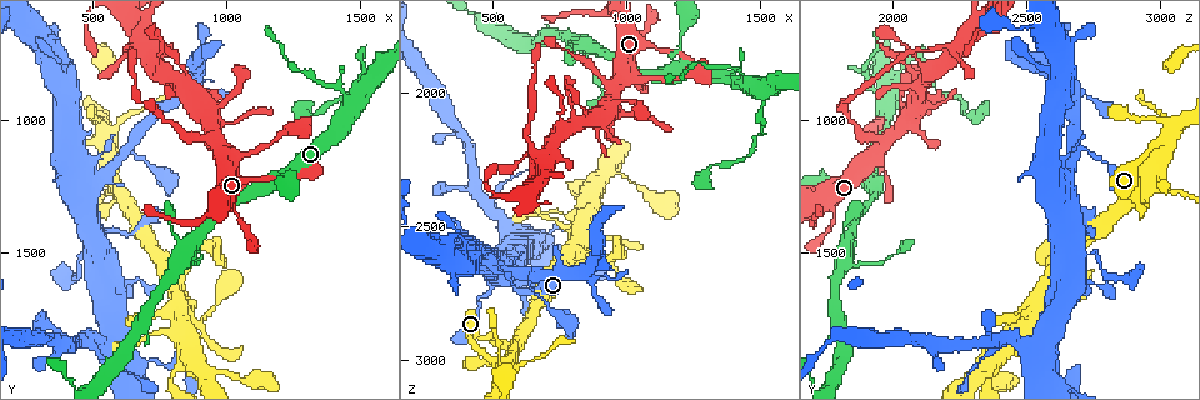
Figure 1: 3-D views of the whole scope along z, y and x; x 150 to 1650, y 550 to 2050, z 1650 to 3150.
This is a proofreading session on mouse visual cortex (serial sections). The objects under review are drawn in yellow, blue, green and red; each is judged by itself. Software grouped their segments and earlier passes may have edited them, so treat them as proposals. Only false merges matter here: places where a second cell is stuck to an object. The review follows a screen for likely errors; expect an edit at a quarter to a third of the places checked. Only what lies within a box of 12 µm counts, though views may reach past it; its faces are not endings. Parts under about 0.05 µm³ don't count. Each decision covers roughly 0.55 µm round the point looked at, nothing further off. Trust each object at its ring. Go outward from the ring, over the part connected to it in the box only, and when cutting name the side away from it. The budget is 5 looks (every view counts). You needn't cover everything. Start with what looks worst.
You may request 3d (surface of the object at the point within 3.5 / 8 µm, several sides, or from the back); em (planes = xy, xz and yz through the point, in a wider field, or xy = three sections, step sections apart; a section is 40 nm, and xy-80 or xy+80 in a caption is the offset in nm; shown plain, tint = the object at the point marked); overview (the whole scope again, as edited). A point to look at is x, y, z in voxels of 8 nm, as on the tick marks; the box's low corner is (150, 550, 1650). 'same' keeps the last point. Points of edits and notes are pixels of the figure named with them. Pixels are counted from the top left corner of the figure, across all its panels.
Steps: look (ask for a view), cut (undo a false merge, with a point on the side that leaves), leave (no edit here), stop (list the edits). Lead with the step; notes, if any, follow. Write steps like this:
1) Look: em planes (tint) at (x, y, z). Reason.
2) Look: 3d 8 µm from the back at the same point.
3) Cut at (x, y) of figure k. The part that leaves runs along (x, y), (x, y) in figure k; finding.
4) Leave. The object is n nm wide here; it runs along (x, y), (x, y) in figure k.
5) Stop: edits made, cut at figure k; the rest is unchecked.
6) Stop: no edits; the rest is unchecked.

Look: 3d 3.5 µm at (1510, 760, 2100). Sharp bend.

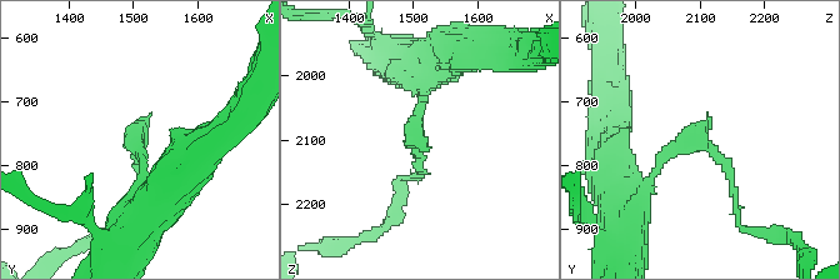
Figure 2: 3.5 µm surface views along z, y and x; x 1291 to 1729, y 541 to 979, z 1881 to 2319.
Look: em xy step 5 (tint) at (1505, 760, 2095). The arms are 100, 200 nm wide.

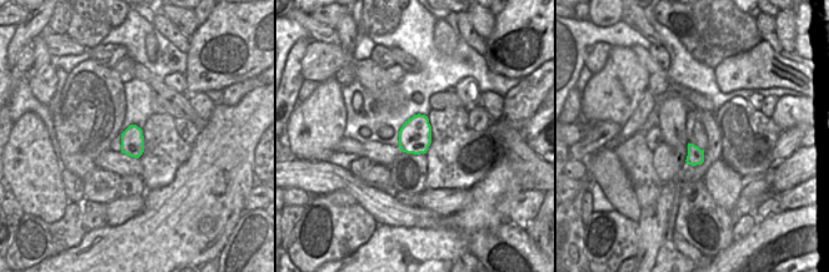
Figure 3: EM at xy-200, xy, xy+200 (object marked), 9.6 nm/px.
Cut at (736, 209) of figure 2. The part that leaves runs along (724, 160), (736, 223), (781, 234) in figure 2; a second cell is stuck on.

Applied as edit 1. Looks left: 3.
Look: 3d 3.5 µm at (530, 1440, 2690). Sharp bend.

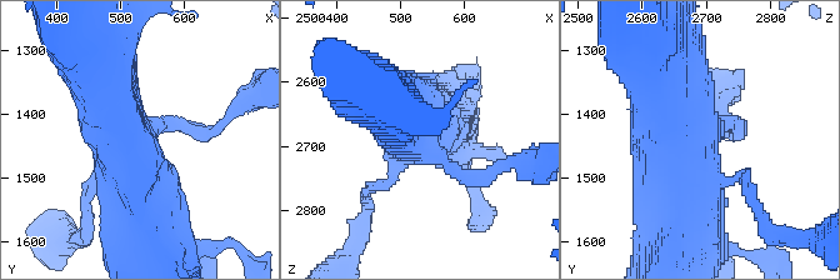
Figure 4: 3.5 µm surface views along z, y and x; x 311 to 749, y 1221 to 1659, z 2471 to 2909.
Look: em xy step 2 (plain) at (525, 1440, 2690). Shape alone is not enough.

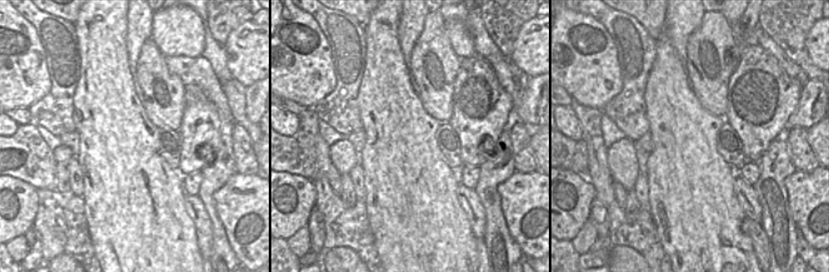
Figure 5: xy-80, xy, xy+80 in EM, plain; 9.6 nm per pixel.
Look: em xy step 2 (tint) at the same point. With the object marked.

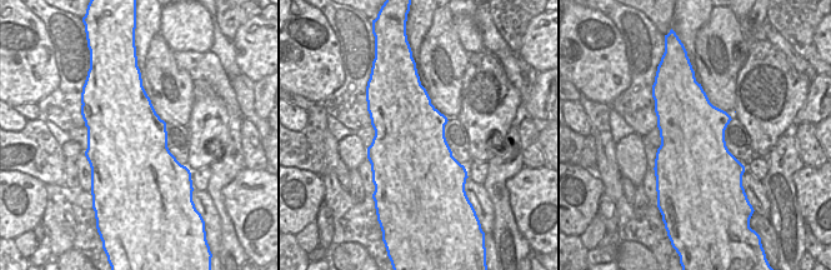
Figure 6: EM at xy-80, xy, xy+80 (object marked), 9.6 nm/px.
Leave. It runs along (485, 176), (435, 158), (381, 96) in figure 4; all the same cell.

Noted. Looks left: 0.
Stop: edits made, cut at figure 2; the rest is unchecked.

